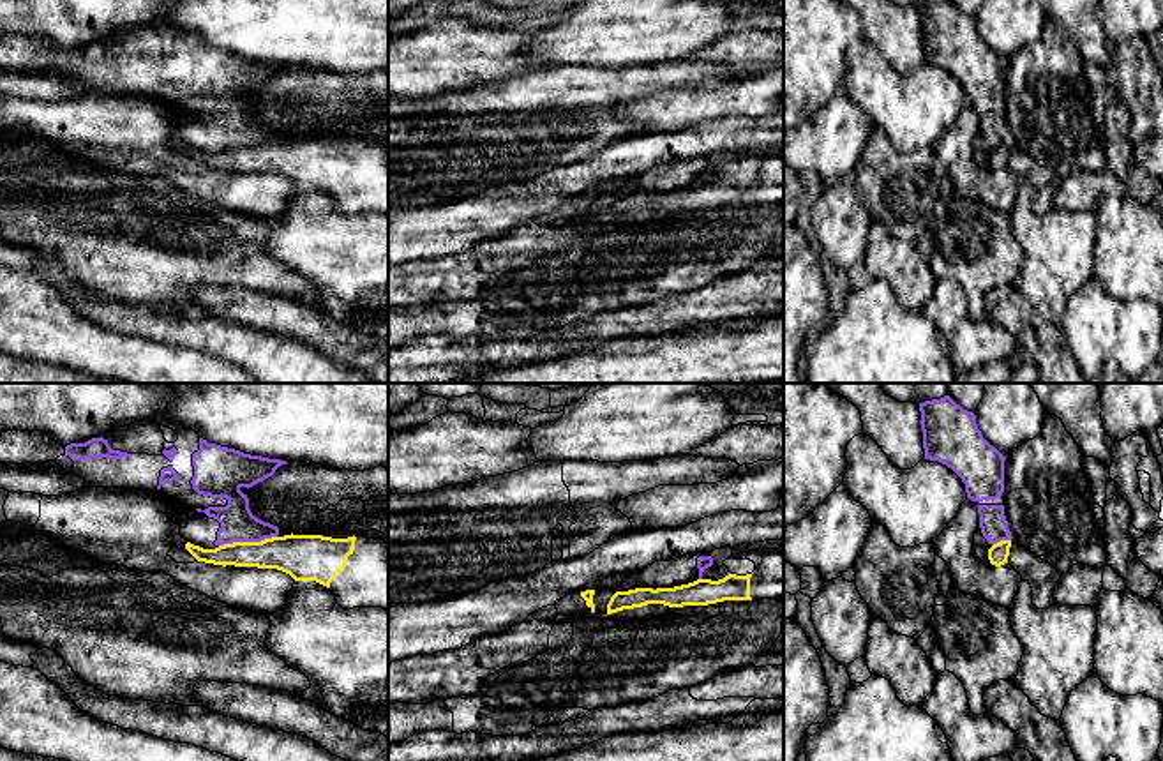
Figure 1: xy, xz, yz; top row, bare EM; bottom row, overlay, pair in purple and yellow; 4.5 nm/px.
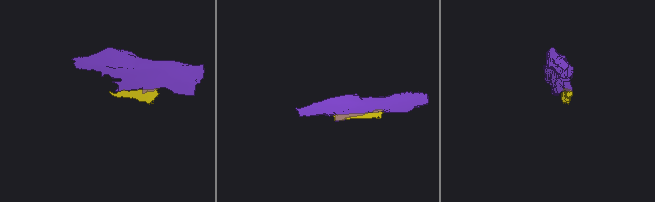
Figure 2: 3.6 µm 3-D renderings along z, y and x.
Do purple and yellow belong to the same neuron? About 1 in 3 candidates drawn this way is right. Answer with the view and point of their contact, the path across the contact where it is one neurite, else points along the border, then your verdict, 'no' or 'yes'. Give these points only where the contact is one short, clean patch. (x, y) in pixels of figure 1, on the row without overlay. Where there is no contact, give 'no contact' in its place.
xy (247, 145) | no

